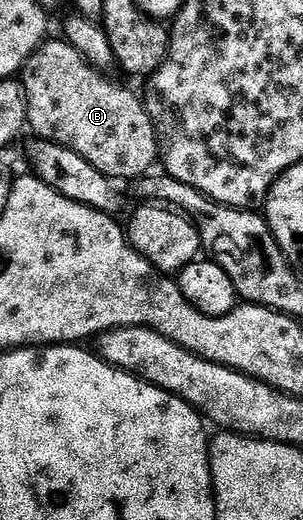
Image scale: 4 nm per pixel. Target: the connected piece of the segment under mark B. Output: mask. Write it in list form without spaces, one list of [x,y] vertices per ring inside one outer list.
[[[48,39],[39,46],[34,55],[27,60],[21,70],[21,84],[27,93],[27,120],[30,132],[35,132],[39,139],[52,141],[67,149],[77,151],[85,163],[93,163],[97,171],[116,182],[131,181],[134,177],[143,179],[160,160],[159,140],[155,134],[155,125],[147,113],[142,96],[130,93],[123,85],[114,85],[109,78],[94,65],[90,65],[67,40]]]

